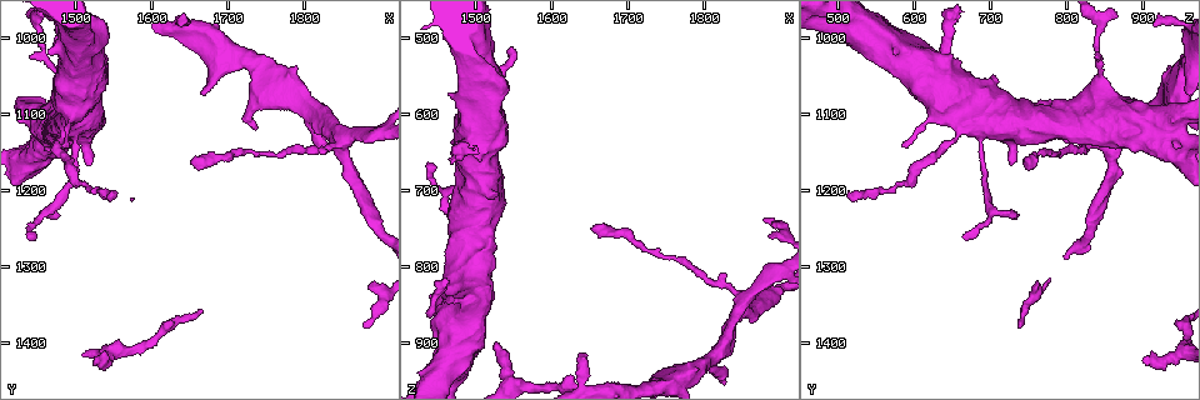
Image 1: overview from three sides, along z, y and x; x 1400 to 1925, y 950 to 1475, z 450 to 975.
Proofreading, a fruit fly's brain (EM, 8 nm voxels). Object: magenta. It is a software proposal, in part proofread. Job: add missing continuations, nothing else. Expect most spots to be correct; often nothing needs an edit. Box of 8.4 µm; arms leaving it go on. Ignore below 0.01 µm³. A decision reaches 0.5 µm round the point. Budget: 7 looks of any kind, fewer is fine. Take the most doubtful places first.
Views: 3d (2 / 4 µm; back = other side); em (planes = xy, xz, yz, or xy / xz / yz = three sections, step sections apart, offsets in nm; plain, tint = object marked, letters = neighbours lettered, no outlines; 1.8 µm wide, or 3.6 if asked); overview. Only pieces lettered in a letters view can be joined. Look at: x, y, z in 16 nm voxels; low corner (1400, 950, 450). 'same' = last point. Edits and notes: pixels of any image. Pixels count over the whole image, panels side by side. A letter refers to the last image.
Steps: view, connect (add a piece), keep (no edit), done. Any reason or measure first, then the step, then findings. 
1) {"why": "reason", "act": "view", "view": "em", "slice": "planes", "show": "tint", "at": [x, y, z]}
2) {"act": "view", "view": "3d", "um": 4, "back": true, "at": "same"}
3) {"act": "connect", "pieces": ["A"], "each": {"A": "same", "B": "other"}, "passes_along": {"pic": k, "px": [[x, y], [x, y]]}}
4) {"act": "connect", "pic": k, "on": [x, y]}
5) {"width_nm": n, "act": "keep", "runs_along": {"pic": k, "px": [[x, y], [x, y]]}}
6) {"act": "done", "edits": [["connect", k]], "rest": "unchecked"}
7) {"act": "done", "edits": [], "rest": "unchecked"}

{"why": "an open end", "act": "view", "view": "3d", "um": 4, "at": [1875, 1380, 735]}

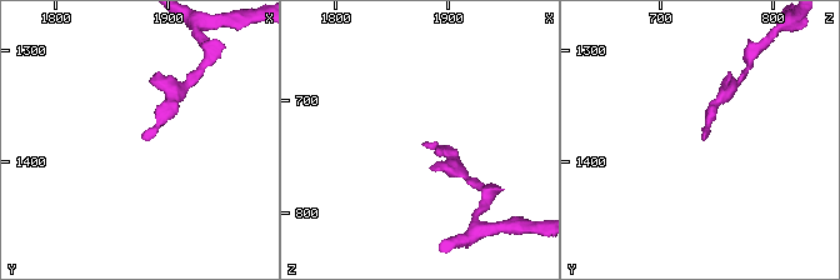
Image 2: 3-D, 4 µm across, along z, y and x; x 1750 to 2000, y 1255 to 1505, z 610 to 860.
{"why": "now the EM", "act": "view", "view": "em", "um": 3.6, "slice": "xy", "step": 4, "show": "tint", "at": [1874, 1376, 740]}

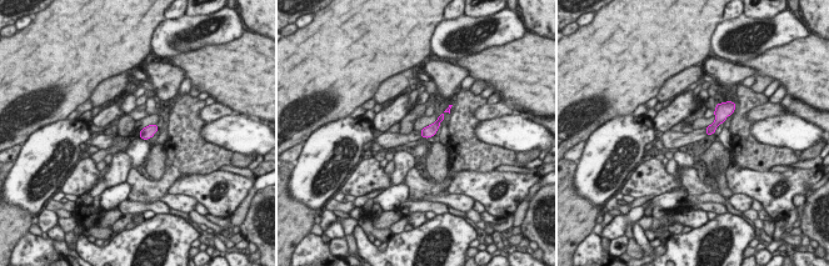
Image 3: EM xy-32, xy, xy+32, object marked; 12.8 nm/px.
{"why": "cut it another way", "act": "view", "view": "em", "um": 3.6, "slice": "planes", "show": "letters", "at": "same"}

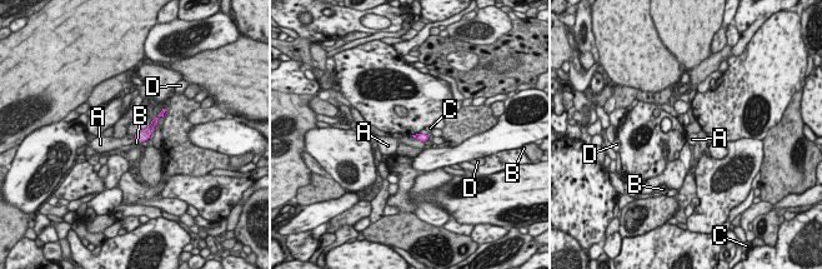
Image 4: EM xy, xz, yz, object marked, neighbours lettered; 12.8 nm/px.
{"width_nm": 100, "act": "keep", "each": {"A": "other", "B": "other", "C": "other", "D": "other"}, "border": {"pic": 4, "px": [[412, 135], [421, 142]]}, "found": "none of them fits"}

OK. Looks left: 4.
{"why": "end of a long branch", "act": "view", "view": "em", "slice": "yz", "step": 16, "show": "letters", "at": [1650, 1165, 750]}

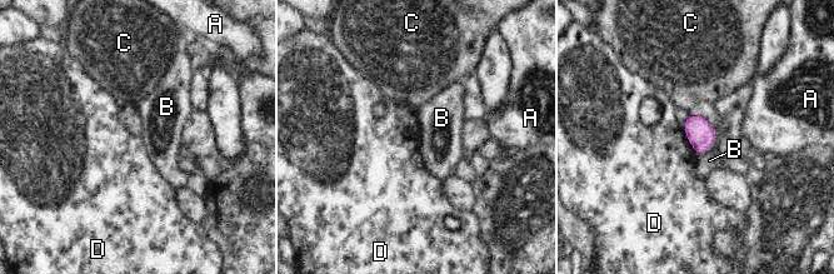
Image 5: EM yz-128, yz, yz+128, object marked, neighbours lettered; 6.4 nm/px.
{"why": "another direction", "act": "view", "view": "em", "slice": "xy", "step": 8, "show": "letters", "at": "same"}

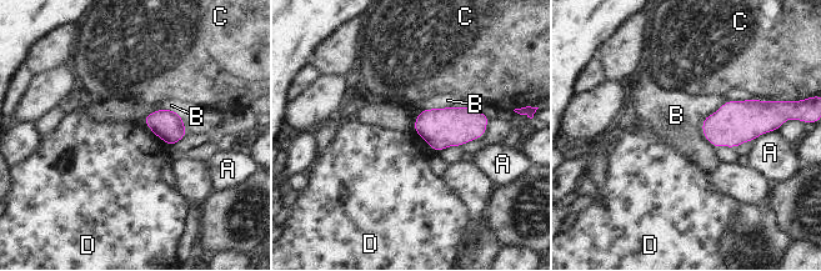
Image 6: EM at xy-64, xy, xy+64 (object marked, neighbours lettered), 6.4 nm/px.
{"longest_contact_nm": ["B", 320], "act": "keep", "each": {"A": "other", "B": "other", "C": "other", "D": "other"}, "border": {"pic": 6, "px": [[143, 119], [168, 145], [174, 145]]}, "found": "none of them fits"}

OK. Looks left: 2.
{"why": "thin end", "act": "view", "view": "3d", "um": 4, "back": true, "at": [1470, 1230, 735]}

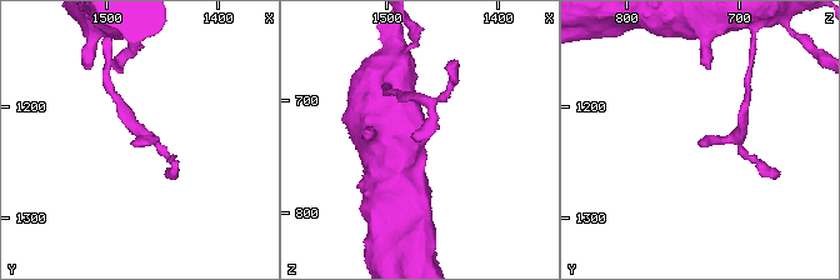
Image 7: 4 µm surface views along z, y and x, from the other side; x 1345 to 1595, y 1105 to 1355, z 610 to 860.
{"act": "view", "view": "em", "um": 3.6, "slice": "planes", "show": "letters", "at": [1474, 1228, 734]}

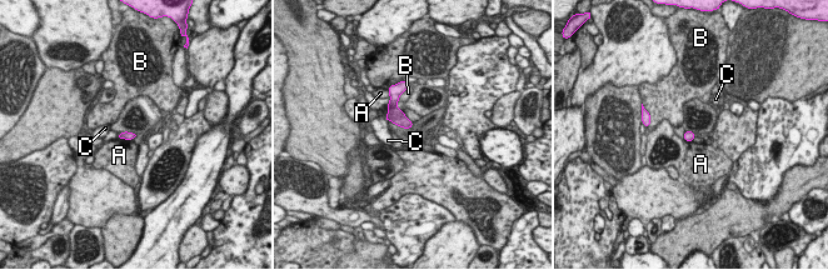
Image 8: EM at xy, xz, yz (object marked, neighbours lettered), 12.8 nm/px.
{"longest_contact_nm": ["B", 320], "act": "keep", "each": {"A": "other", "B": "other", "C": "other"}, "found": "no lettered piece goes on from it"}

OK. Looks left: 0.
{"act": "done", "edits": [], "rest": "unchecked"}

